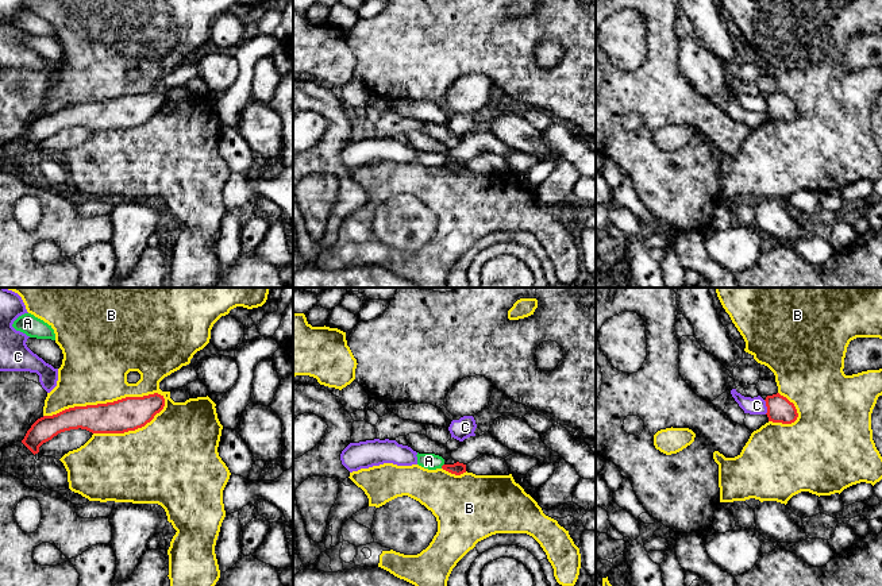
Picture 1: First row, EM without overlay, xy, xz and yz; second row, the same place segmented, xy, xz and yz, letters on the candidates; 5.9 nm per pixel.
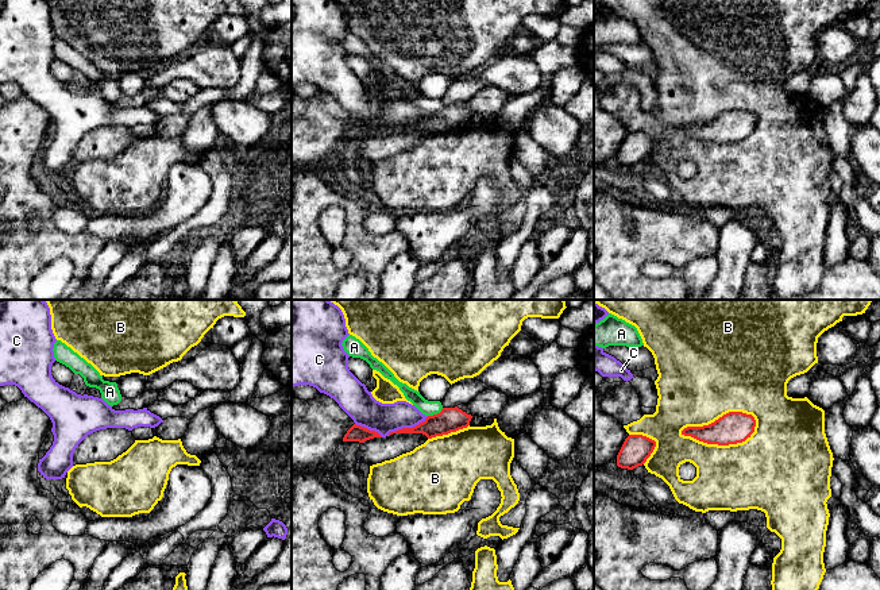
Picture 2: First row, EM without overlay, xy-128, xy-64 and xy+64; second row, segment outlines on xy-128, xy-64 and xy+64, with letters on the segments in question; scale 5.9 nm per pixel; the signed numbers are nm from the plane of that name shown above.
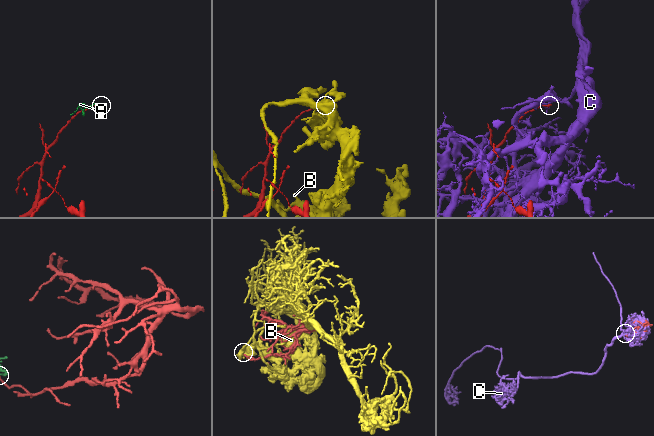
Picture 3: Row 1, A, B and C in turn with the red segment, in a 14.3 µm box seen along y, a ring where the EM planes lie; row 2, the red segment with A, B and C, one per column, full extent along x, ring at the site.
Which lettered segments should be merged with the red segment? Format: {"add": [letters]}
{"add": []}

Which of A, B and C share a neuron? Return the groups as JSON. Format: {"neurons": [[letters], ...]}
{"neurons": [["A"], ["B"], ["C"]]}

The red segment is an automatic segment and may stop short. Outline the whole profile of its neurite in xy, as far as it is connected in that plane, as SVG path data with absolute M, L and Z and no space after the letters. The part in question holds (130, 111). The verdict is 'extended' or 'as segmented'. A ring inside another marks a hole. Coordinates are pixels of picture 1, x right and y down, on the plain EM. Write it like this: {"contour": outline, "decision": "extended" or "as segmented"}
{"contour": "M163 93L126 95L113 100L74 104L38 116L22 140L35 153L39 144L61 130L86 127L92 131L124 131L150 120L165 104Z", "decision": "as segmented"}

